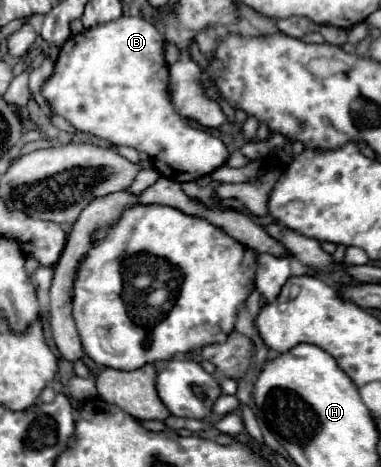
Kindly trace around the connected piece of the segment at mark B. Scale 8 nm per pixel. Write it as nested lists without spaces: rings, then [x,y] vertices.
[[[120,16],[120,20],[82,30],[62,46],[54,74],[50,76],[46,86],[42,86],[42,96],[52,104],[54,112],[66,118],[76,130],[108,140],[114,146],[130,146],[138,152],[146,152],[162,176],[176,182],[190,182],[226,164],[228,150],[220,138],[202,128],[190,126],[188,118],[180,116],[174,110],[168,90],[164,46],[164,36],[152,22],[132,16]]]

